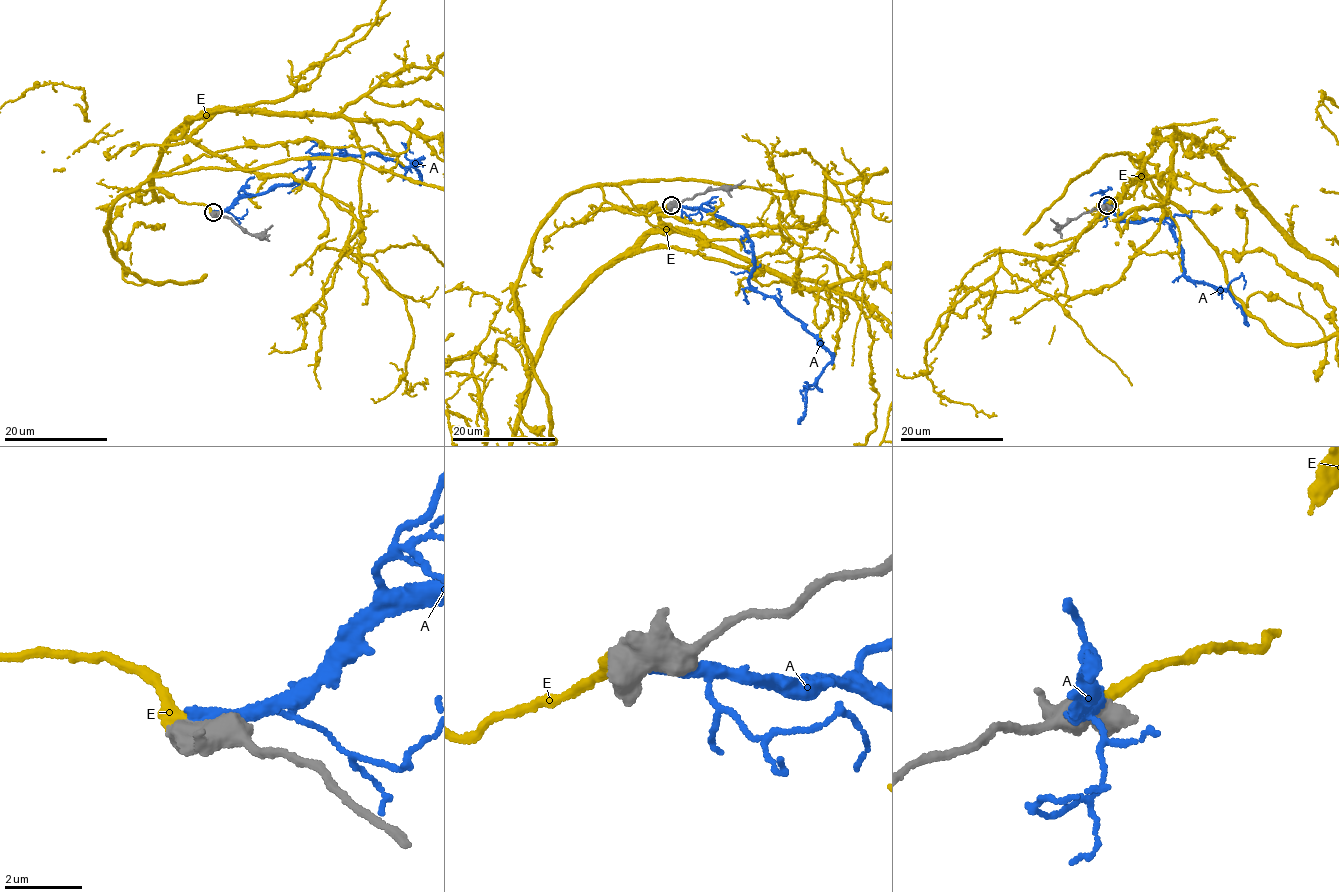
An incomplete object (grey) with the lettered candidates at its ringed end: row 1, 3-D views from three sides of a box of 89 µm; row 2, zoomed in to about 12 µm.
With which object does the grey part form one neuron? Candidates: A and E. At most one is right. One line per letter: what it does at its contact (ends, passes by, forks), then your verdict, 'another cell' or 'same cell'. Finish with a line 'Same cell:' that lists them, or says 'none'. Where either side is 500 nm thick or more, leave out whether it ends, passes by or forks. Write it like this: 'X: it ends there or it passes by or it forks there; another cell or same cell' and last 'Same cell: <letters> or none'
A: another cell
E: same cell
Same cell: E

